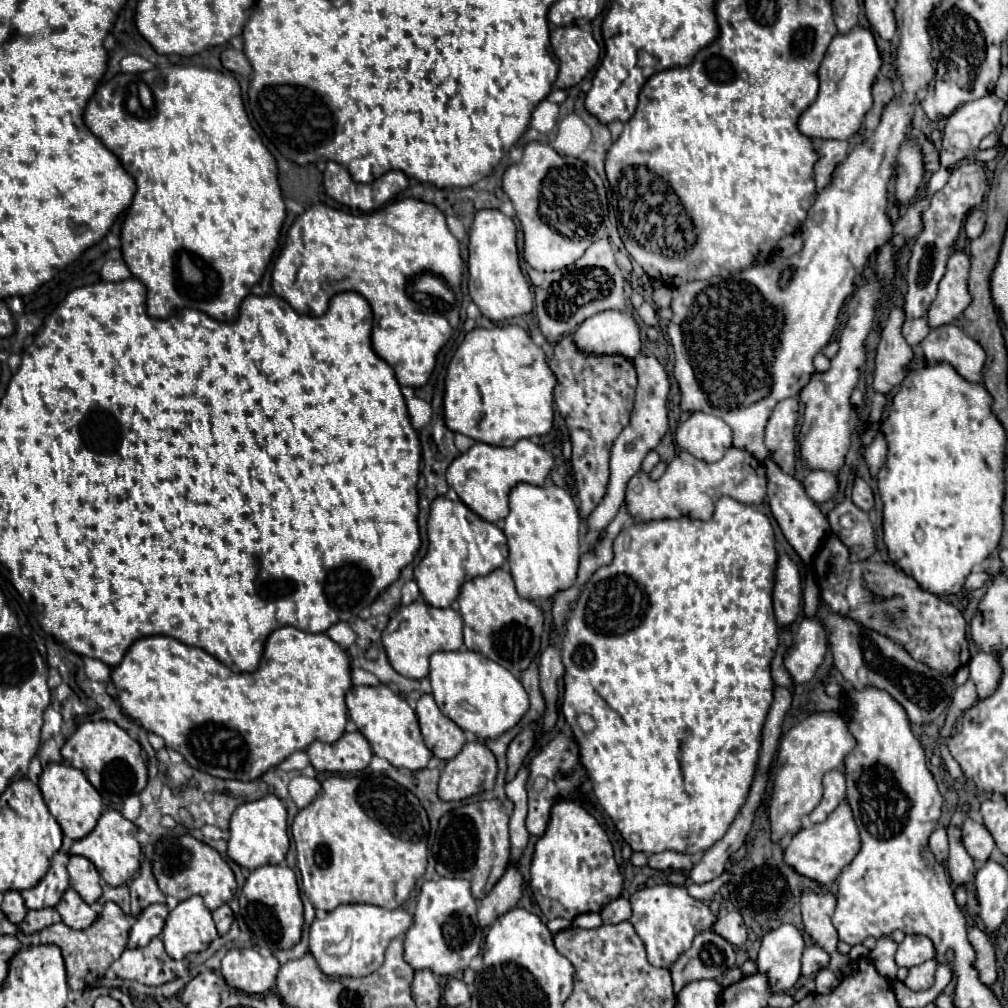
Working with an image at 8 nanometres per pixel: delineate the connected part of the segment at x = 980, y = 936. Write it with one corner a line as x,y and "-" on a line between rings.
969,927
969,941
977,953
977,963
975,967
981,973
981,981
985,985
993,985
997,981
997,973
999,973
999,965
995,959
995,949
989,941
989,937
985,935
985,931
977,929
977,927

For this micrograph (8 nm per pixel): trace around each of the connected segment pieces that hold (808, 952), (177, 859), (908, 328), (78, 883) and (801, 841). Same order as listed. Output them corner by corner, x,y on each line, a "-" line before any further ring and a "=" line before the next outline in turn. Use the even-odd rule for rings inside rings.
809,945
805,949
805,955
803,955
803,975
813,975
817,973
819,969
827,967
829,965
829,953
823,951
819,945
=
165,835
163,839
159,839
155,843
153,873
165,895
175,897
177,901
185,901
193,895
201,895
207,909
211,909
211,911
229,903
237,891
235,875
233,875
231,867
225,863
225,859
213,847
205,845
203,841
197,841
191,835
183,835
183,837
-
171,839
175,839
175,841
171,843
=
907,319
905,323
903,323
903,337
905,337
905,341
911,345
911,347
915,347
915,345
919,345
923,339
925,339
925,335
929,333
929,325
927,325
927,319
=
71,855
67,865
71,887
81,895
81,899
89,905
93,905
101,897
101,877
95,869
95,865
79,855
=
841,801
837,809
827,817
827,821
817,823
811,829
801,829
797,835
793,835
791,843
785,849
785,863
789,863
797,873
821,885
827,885
837,879
837,875
853,861
859,849
861,849
859,829
855,825
851,807
847,801

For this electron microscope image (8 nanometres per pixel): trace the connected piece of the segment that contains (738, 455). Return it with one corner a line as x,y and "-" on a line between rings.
731,447
725,457
717,463
705,463
695,459
691,453
681,451
669,465
659,481
651,481
647,473
637,471
629,481
625,503
631,515
649,519
677,519
677,517
693,517
699,521
709,521
713,515
713,507
721,495
729,495
745,505
759,505
767,495
767,473
765,465
749,455
745,449

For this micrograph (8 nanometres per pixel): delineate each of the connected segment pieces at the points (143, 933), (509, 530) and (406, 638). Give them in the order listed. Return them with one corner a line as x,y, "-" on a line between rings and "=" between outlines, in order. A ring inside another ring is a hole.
163,903
149,905
135,921
131,933
129,933
129,949
145,947
153,937
161,935
165,919
167,919
169,909
=
519,483
513,487
503,531
509,541
509,571
523,599
551,599
555,593
573,587
581,557
579,527
579,509
569,491
557,485
535,487
=
415,601
411,605
399,605
391,615
383,635
383,647
387,651
393,669
409,679
423,679
429,675
429,657
437,651
457,651
463,647
463,619
451,607
437,609
425,601

